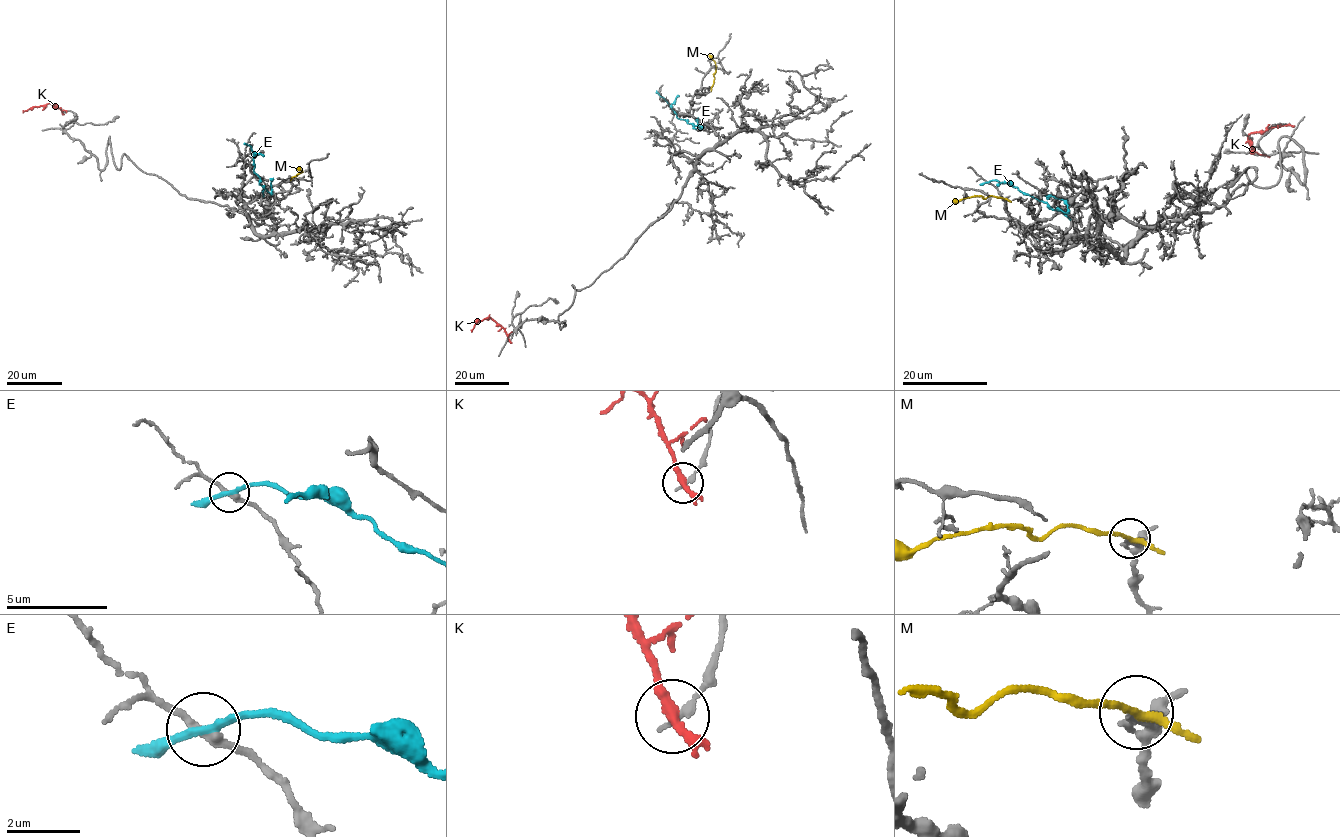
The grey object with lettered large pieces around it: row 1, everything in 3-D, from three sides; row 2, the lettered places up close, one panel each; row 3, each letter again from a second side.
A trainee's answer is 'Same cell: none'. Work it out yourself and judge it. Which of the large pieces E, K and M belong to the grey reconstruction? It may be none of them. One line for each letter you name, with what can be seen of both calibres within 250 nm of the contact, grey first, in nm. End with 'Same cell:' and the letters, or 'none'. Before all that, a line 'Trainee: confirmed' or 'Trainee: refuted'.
Trainee: confirmed
Same cell: none

